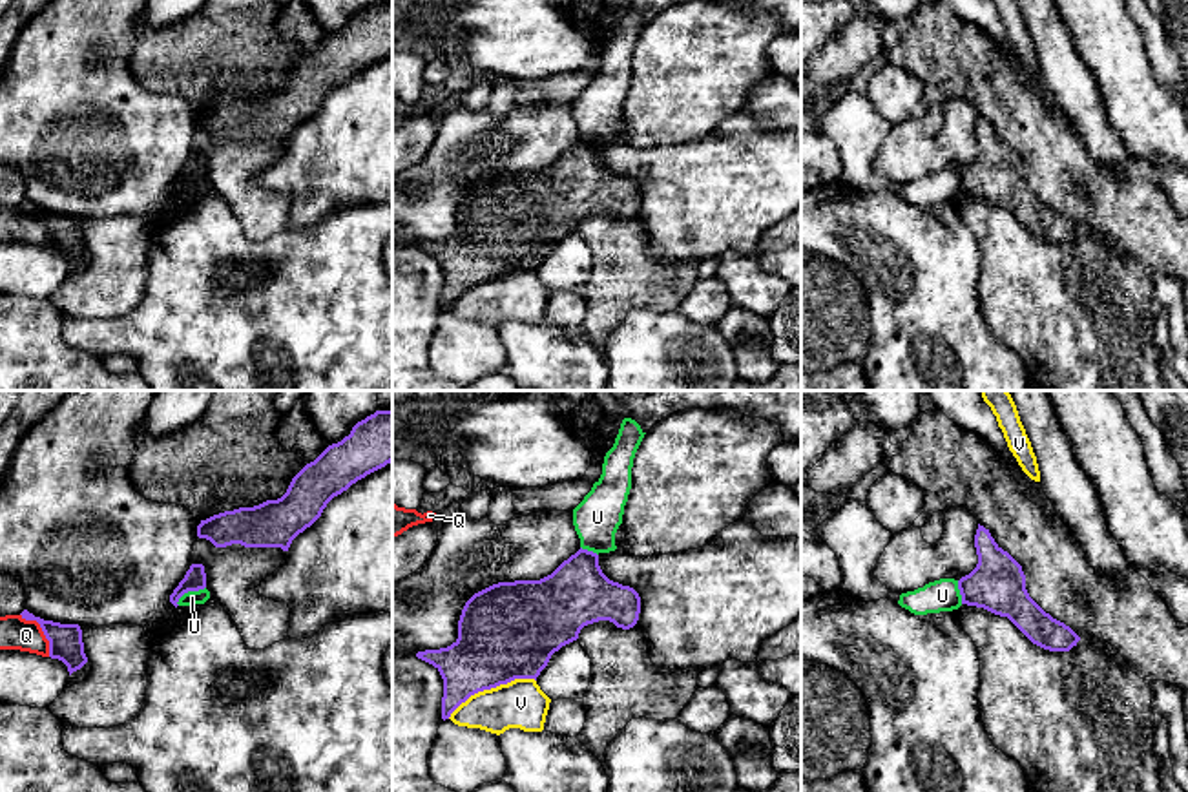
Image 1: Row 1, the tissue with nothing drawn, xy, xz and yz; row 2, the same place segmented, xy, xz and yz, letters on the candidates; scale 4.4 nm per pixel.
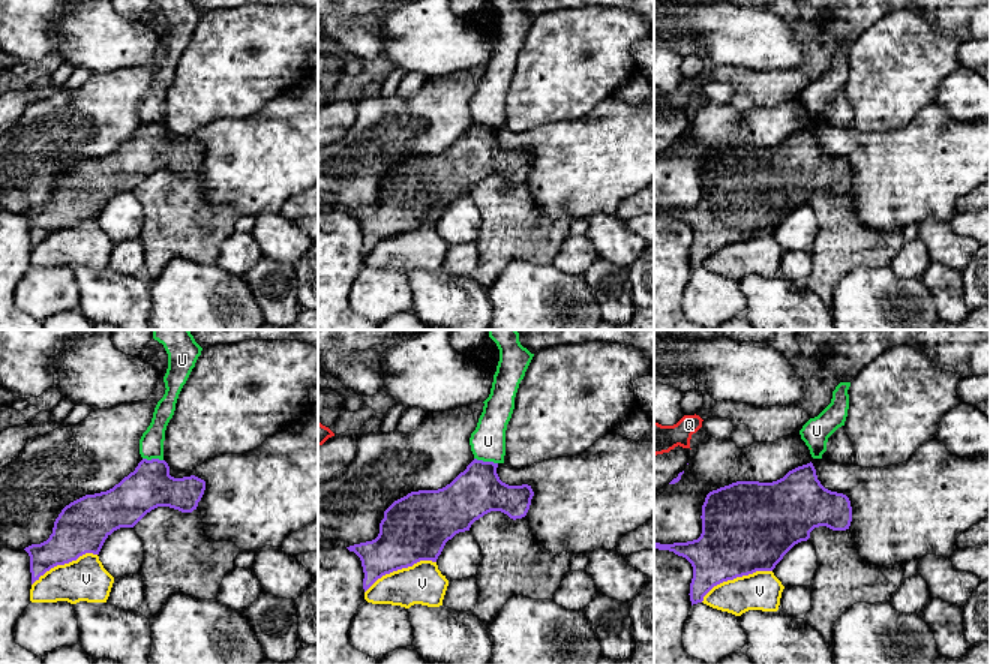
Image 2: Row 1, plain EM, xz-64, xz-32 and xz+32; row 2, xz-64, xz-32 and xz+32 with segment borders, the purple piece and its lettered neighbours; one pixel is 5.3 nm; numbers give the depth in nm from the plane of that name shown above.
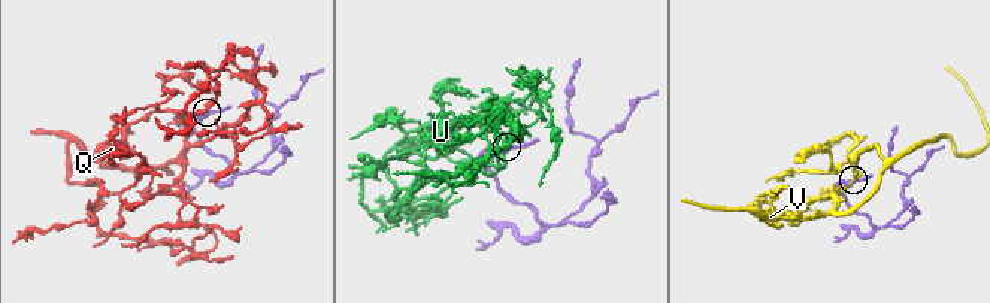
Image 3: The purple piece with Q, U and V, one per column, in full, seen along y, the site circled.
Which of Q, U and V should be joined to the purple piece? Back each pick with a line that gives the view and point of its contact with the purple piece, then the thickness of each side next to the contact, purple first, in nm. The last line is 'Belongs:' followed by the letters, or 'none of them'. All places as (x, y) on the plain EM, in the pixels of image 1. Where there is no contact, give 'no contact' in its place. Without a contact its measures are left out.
Belongs: none of them

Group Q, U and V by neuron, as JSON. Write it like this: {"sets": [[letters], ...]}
{"sets": [["Q"], ["U"], ["V"]]}

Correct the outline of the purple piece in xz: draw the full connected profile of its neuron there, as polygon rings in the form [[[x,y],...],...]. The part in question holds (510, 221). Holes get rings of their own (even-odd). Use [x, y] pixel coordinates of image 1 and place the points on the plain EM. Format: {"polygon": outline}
{"polygon": [[[580,139],[540,172],[498,173],[474,184],[462,201],[458,230],[447,239],[418,243],[416,248],[432,255],[443,270],[445,312],[478,283],[515,270],[537,272],[551,246],[577,232],[584,217],[610,212],[617,219],[630,221],[637,215],[639,204],[639,184],[610,172],[599,157],[599,146]]]}

